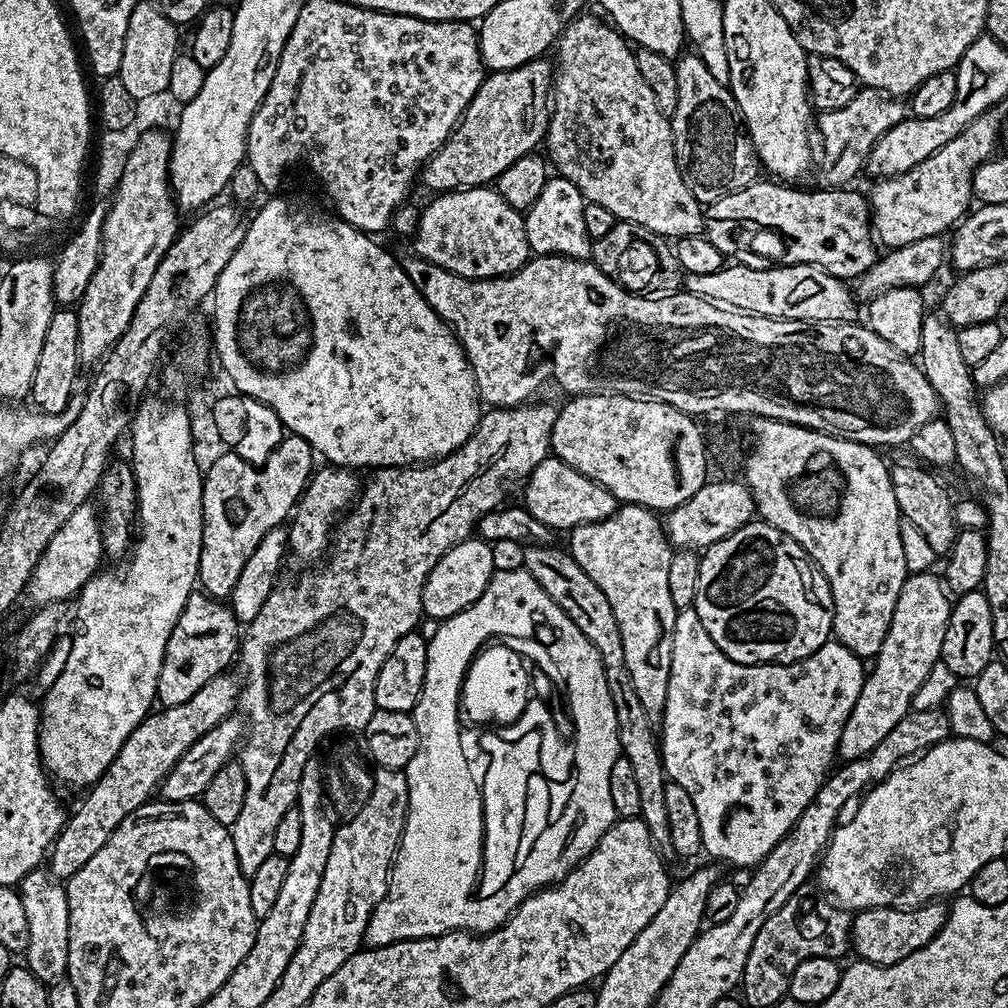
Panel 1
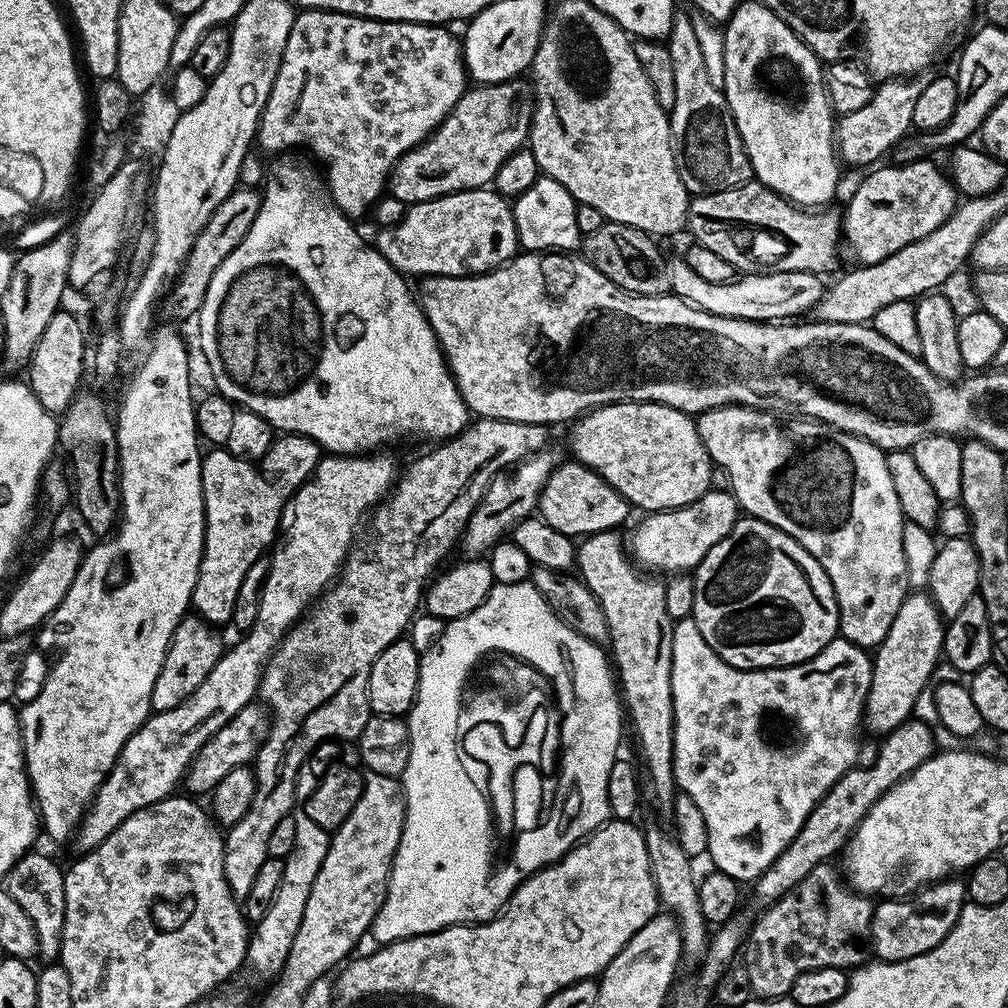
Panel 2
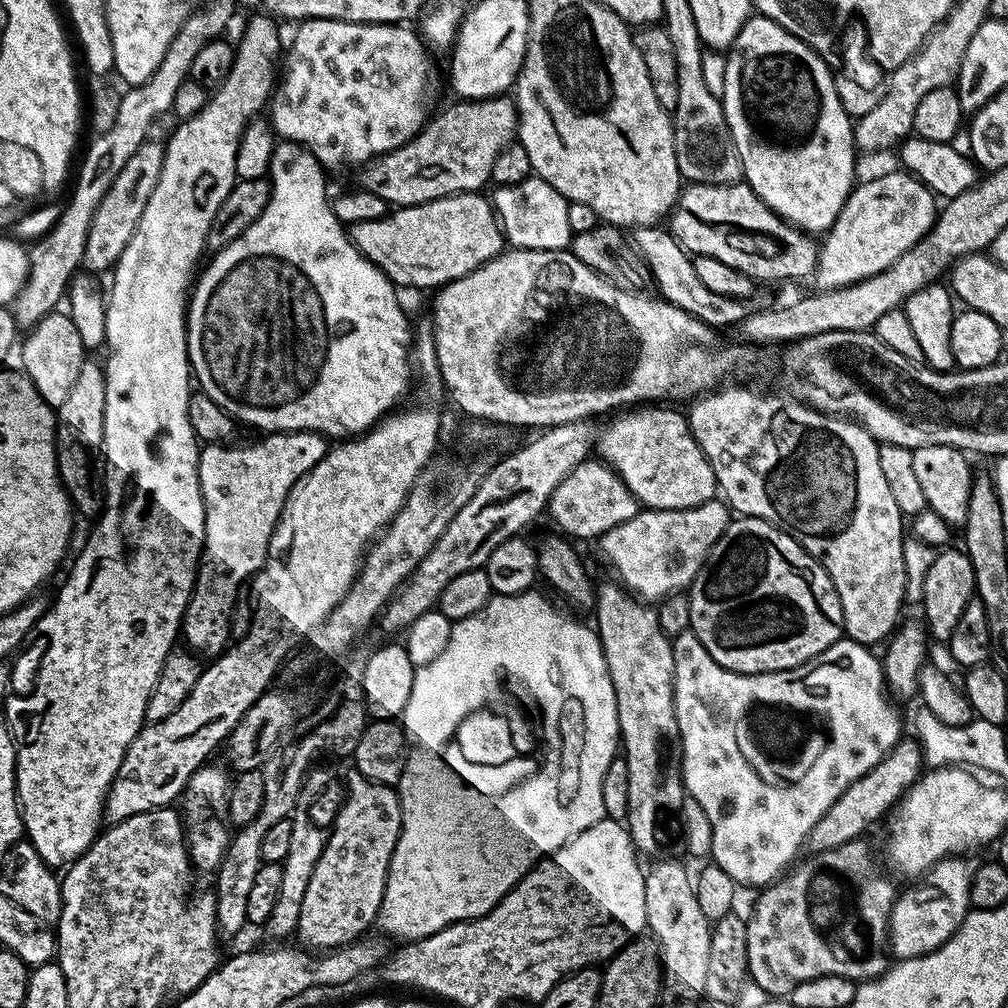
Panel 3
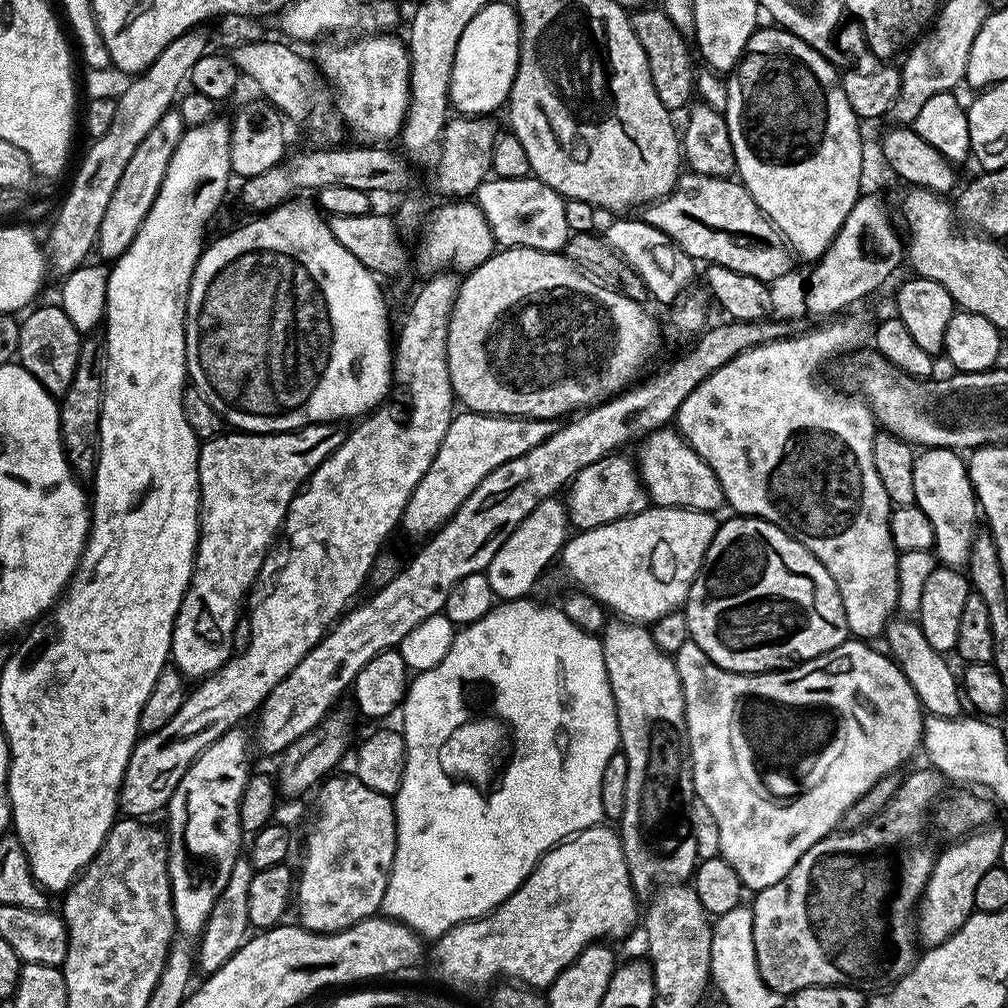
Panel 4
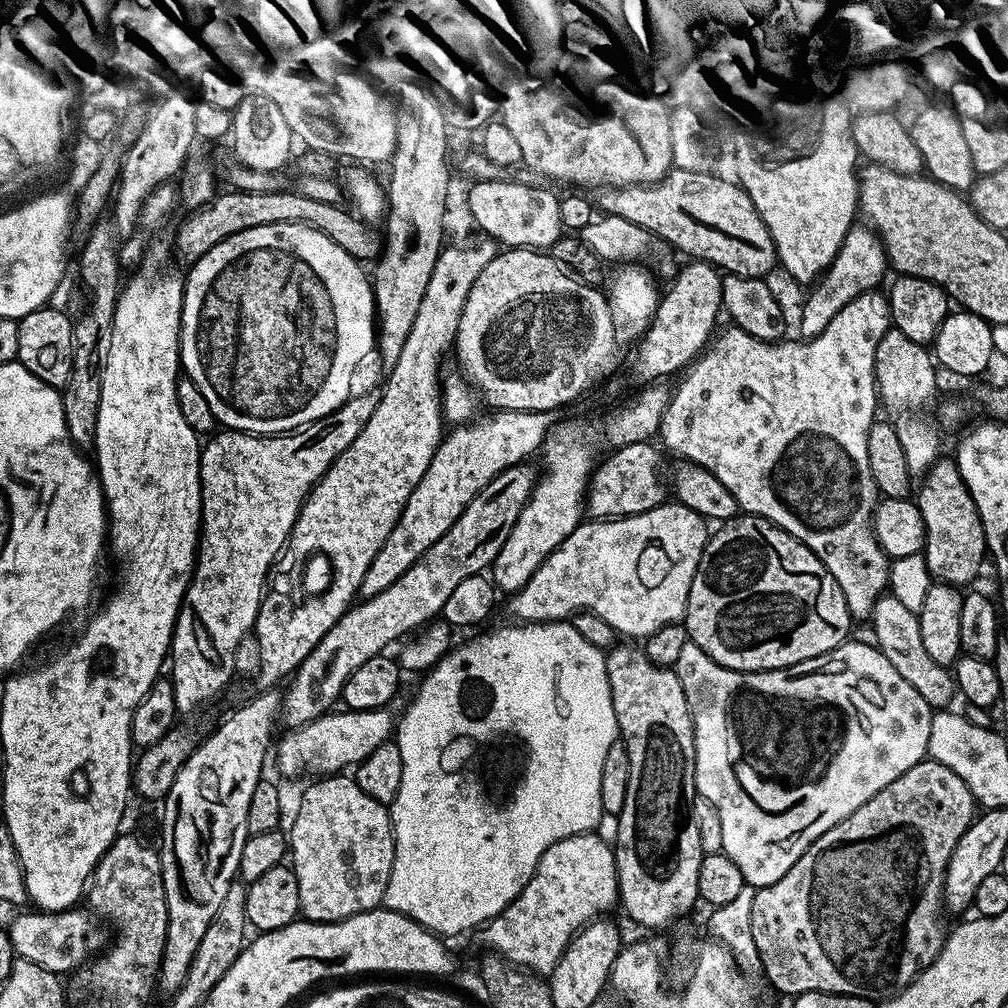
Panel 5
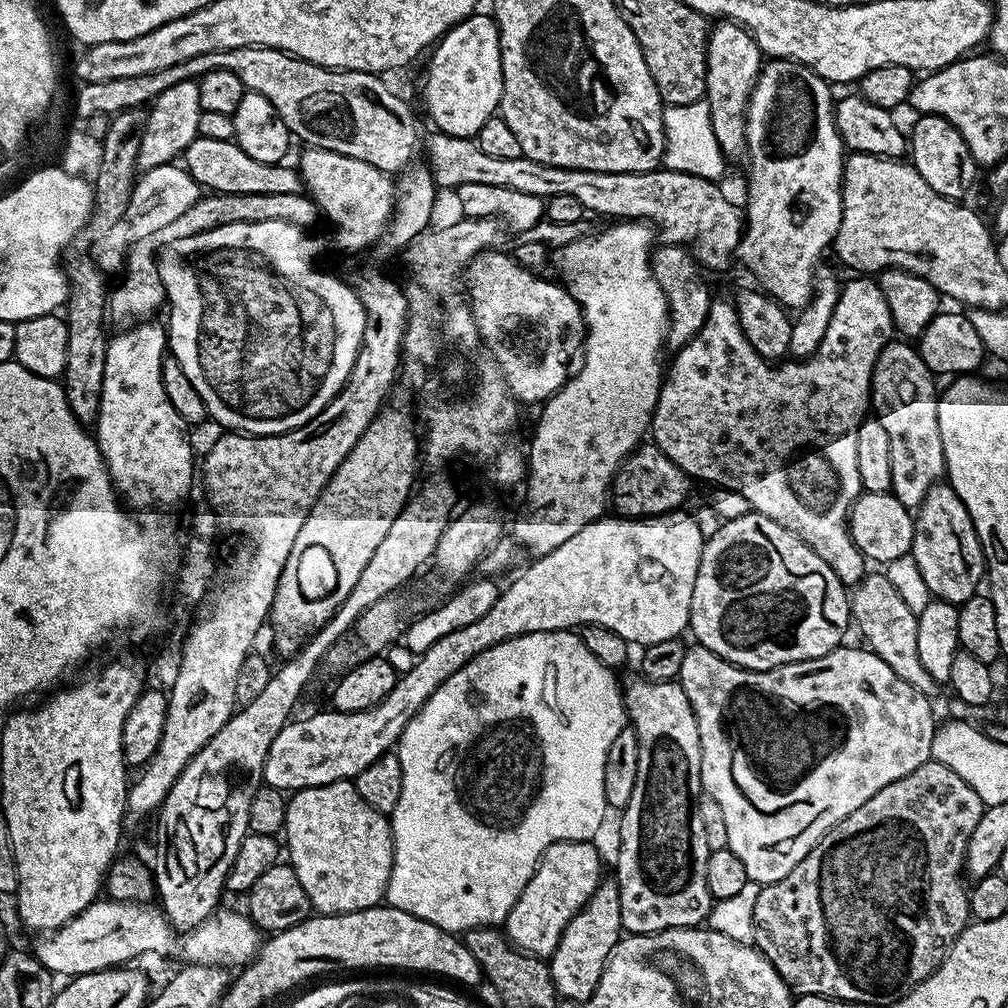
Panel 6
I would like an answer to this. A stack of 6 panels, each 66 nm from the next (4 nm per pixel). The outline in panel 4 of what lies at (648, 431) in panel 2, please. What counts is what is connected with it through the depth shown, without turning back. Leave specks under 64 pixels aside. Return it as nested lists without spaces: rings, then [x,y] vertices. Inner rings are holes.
[[[663,426],[653,429],[639,441],[640,460],[638,459],[638,471],[644,488],[648,491],[649,501],[653,505],[662,508],[693,508],[695,512],[719,513],[719,508],[725,507],[724,491],[710,466],[702,462],[702,458],[684,441],[683,436],[675,427]]]

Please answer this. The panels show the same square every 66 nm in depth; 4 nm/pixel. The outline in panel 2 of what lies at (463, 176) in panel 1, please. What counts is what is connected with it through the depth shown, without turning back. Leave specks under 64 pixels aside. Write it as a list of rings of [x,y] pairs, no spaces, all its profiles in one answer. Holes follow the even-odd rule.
[[[517,78],[501,84],[476,84],[465,90],[462,98],[458,98],[454,110],[450,110],[450,114],[440,126],[393,166],[386,181],[387,191],[404,205],[411,206],[434,198],[442,198],[446,194],[491,185],[498,174],[498,166],[502,166],[502,162],[506,162],[510,154],[514,154],[528,143],[528,132],[532,129],[534,100],[526,84],[524,89],[522,81],[523,79]]]

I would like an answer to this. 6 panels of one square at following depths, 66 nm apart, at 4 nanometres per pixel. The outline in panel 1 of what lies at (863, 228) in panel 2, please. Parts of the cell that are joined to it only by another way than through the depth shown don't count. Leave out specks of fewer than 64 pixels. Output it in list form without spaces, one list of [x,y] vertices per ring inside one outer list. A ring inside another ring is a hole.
[[[1003,107],[990,108],[965,126],[942,150],[930,154],[906,174],[880,178],[870,192],[870,223],[874,236],[885,249],[901,248],[922,238],[955,229],[973,203],[972,176],[976,167],[992,159],[1004,124]],[[996,148],[996,149],[995,149]],[[948,228],[948,229],[947,229]],[[884,244],[885,245],[884,245]]]

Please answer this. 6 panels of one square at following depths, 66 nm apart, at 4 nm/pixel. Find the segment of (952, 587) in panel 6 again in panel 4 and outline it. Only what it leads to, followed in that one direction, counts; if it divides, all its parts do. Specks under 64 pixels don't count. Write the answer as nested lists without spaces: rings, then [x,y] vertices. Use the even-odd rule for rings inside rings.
[[[924,448],[914,462],[914,498],[933,527],[934,555],[945,568],[963,569],[978,531],[978,501],[965,457],[955,448]]]

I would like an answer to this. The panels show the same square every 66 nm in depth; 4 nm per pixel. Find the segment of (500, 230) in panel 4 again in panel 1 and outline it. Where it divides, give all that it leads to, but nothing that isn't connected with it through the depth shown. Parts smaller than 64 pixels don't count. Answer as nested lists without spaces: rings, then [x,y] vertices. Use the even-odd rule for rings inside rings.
[[[553,175],[542,186],[534,206],[523,213],[529,249],[536,256],[571,256],[574,260],[588,260],[592,255],[592,241],[586,234],[586,221],[582,218],[585,198],[564,176]]]

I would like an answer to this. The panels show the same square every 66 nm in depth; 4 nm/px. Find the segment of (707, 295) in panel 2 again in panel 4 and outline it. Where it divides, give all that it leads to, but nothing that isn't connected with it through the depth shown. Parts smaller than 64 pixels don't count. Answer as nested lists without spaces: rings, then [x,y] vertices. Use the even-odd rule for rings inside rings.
[[[624,216],[613,219],[616,221],[604,230],[605,243],[627,261],[640,276],[643,287],[646,290],[648,288],[658,301],[666,304],[665,306],[673,305],[693,282],[695,261],[656,227],[650,226],[640,218],[628,218],[630,217]]]

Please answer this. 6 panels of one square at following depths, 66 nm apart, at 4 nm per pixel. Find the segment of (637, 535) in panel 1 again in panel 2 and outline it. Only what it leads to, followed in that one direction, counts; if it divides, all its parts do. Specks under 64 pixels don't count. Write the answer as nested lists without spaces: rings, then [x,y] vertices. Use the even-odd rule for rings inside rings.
[[[613,530],[583,537],[576,550],[576,568],[579,578],[593,592],[594,598],[601,604],[602,614],[605,615],[606,626],[609,628],[610,647],[612,646],[610,660],[615,668],[614,676],[622,693],[622,704],[626,709],[627,719],[628,716],[632,719],[632,732],[636,735],[637,746],[640,747],[639,763],[642,765],[643,775],[648,775],[646,788],[652,791],[654,799],[661,800],[664,806],[668,806],[671,805],[672,797],[678,791],[674,778],[674,710],[672,709],[672,625],[674,621],[666,610],[665,581],[652,574],[639,576],[636,573],[637,565],[630,559],[625,541],[624,544],[620,541],[620,534],[619,531]]]

